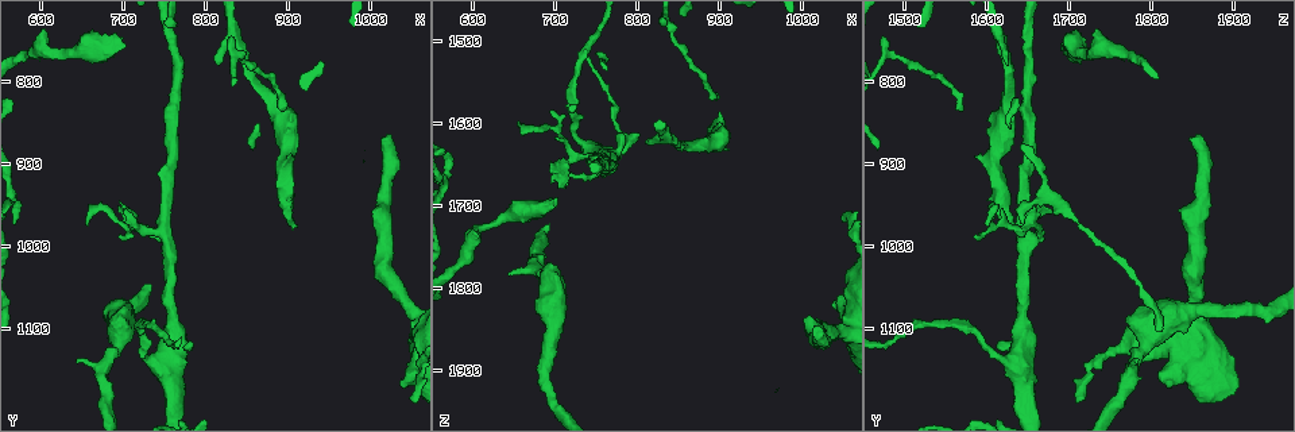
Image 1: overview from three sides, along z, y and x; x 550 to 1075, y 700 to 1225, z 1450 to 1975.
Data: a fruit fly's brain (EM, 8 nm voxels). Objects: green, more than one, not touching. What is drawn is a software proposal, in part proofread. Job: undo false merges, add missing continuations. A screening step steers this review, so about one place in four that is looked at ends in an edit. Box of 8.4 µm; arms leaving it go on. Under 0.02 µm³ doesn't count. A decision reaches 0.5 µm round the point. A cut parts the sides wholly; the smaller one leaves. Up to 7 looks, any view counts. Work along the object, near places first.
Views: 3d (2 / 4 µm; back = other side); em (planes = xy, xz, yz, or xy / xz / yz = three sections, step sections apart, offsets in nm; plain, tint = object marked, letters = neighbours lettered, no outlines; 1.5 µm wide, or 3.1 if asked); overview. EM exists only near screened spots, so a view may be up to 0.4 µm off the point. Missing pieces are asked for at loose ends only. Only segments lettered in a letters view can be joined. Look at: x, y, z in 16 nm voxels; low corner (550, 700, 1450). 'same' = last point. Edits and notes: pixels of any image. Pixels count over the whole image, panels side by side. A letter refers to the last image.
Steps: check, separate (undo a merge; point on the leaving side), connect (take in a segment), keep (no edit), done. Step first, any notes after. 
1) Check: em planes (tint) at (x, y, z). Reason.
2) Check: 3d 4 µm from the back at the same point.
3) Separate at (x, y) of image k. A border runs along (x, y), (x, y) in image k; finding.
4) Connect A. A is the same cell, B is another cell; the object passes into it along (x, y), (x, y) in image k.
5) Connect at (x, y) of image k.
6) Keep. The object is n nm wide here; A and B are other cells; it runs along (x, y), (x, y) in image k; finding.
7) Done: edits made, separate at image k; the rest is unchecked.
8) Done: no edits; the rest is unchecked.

Check: em planes (letters) at (645, 1135, 1785). An open end.

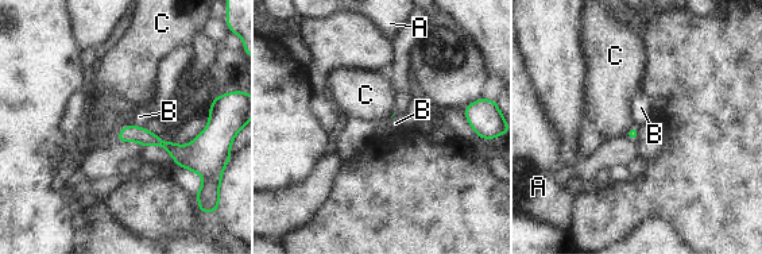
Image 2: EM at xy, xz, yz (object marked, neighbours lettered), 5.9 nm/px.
Keep. The longest contact is with C, 130 nm; A, B and C are other cells; a border runs along (130, 124), (144, 129) in image 2; no lettered segment goes on from it.

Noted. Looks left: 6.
Check: 3d 4 µm at (1015, 865, 1845). Branch stops here.

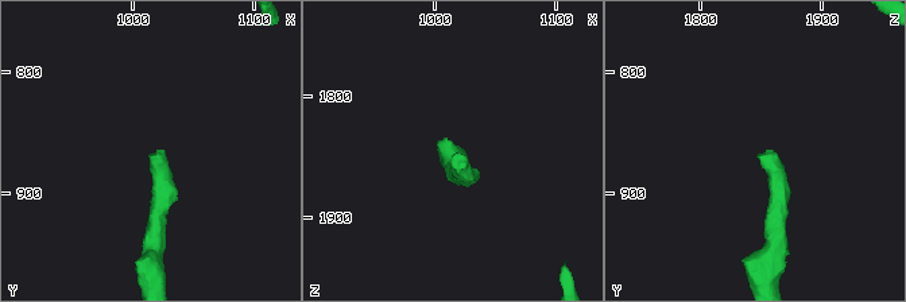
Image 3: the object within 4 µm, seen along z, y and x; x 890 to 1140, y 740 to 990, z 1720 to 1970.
Check: em yz step 4 (tint) at (1016, 870, 1846). Now the EM.

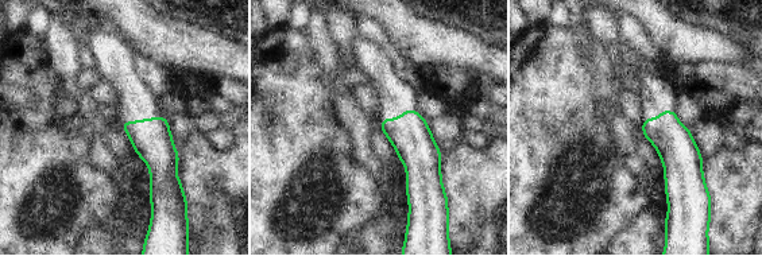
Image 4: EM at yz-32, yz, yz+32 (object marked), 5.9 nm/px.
Check: em planes (letters) at the same point. Cut it another way.

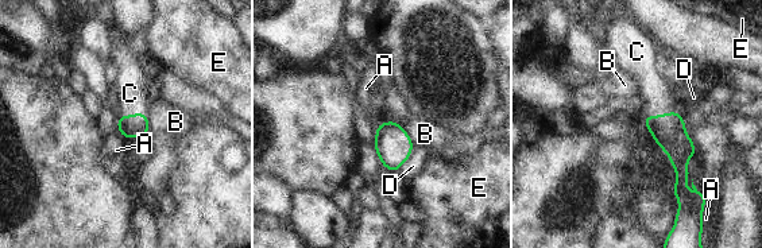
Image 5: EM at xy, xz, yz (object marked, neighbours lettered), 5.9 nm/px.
Connect C. The object is 140 nm wide here; C is the same cell, A, B, D and E are other cells; the object passes into it along (668, 130), (658, 116), (658, 96) in image 5; it goes on there.

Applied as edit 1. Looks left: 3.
Check: overview. Redraw.

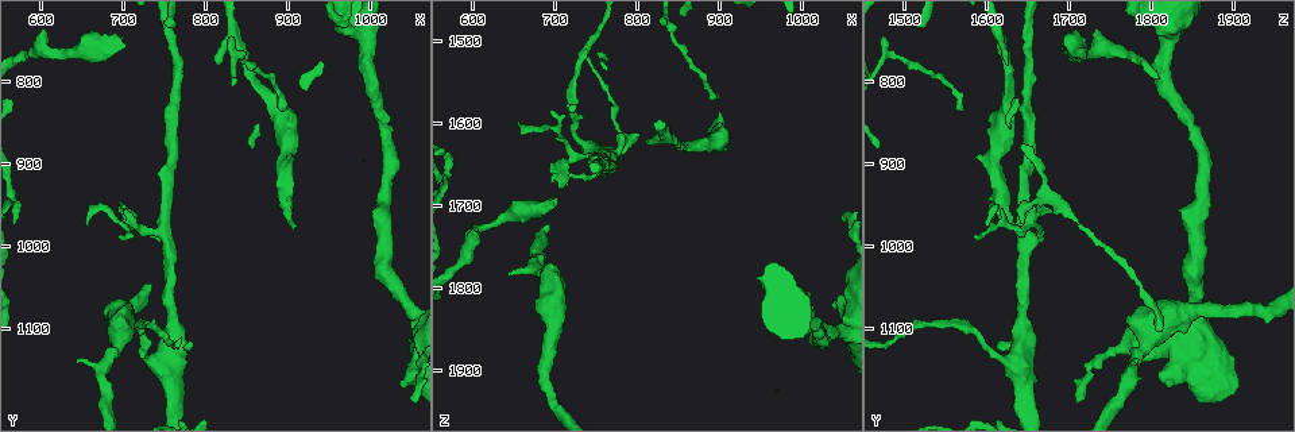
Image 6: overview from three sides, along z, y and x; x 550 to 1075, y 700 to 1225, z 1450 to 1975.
Check: em xz step 8 (letters) at (725, 1125, 1605). Calibre changes.

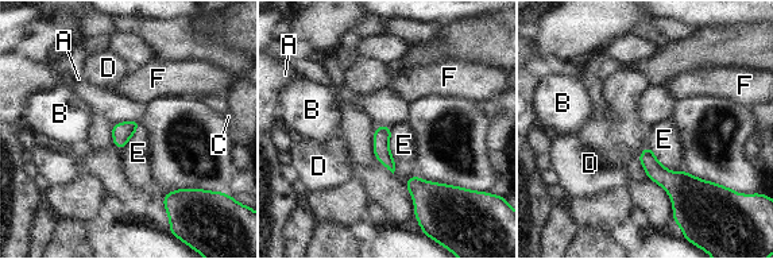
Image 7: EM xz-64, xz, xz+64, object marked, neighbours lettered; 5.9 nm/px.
Keep. A, B, C, D, E and F are other cells; a border runs along (391, 127), (387, 147), (394, 173) in image 7; all the same cell.

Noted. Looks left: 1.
Done: edits made, connect at image 5; the rest is unchecked.

